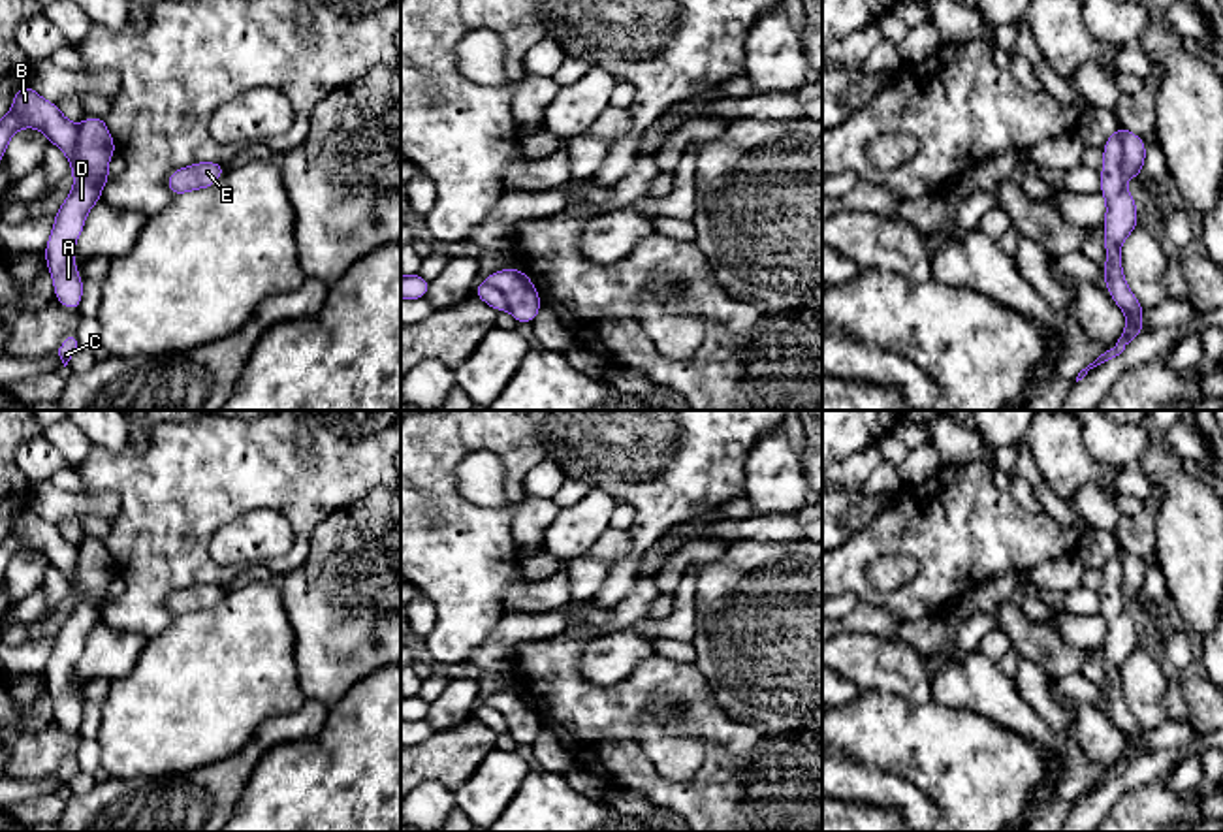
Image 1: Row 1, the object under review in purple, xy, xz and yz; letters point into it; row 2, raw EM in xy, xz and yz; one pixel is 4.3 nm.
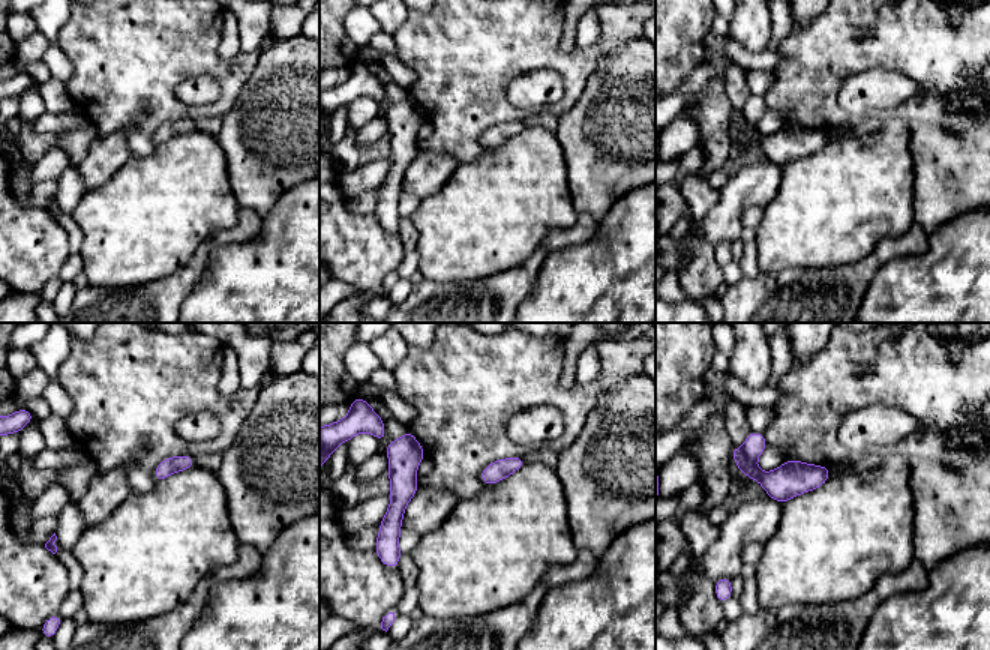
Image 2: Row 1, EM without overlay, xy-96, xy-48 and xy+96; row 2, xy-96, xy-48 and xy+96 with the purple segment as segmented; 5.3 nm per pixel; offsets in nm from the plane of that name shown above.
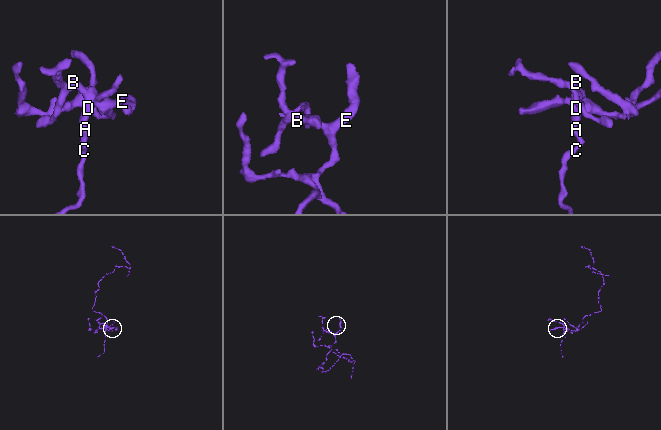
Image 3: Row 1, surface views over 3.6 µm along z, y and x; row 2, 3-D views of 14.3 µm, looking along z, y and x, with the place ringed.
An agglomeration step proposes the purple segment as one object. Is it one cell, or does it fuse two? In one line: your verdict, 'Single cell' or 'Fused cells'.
Fused cells

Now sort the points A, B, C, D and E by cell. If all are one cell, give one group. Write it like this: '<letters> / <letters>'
A C D / B E

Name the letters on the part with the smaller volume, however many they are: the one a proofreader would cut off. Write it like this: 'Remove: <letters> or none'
Remove: A, C, D

